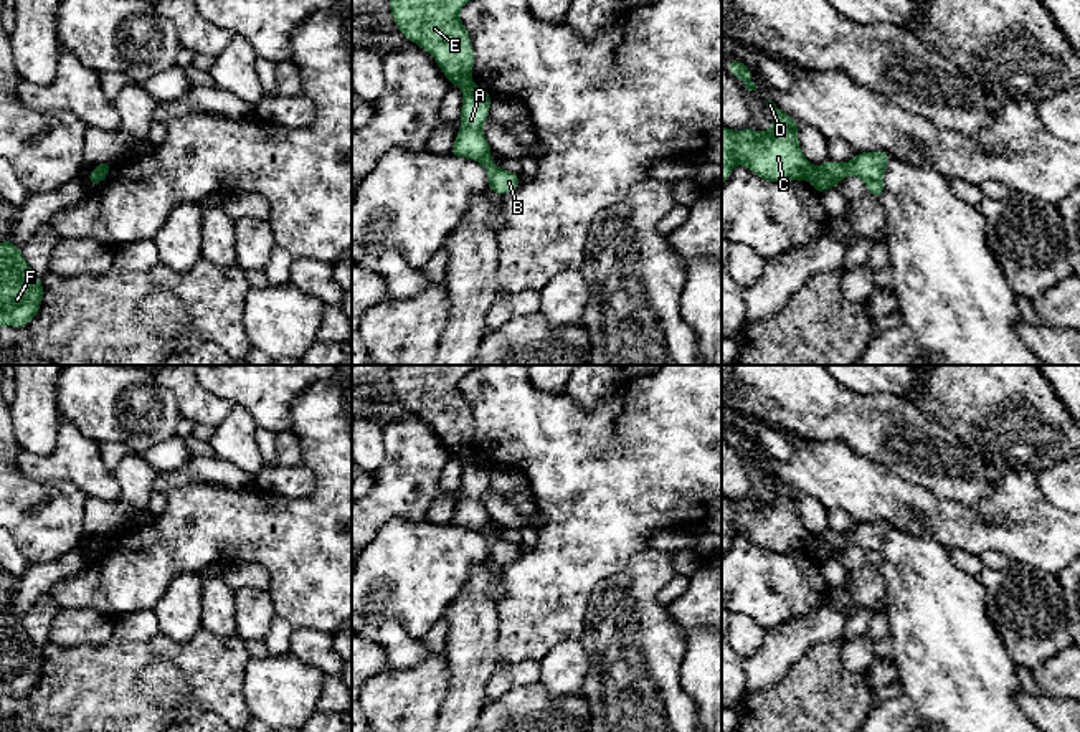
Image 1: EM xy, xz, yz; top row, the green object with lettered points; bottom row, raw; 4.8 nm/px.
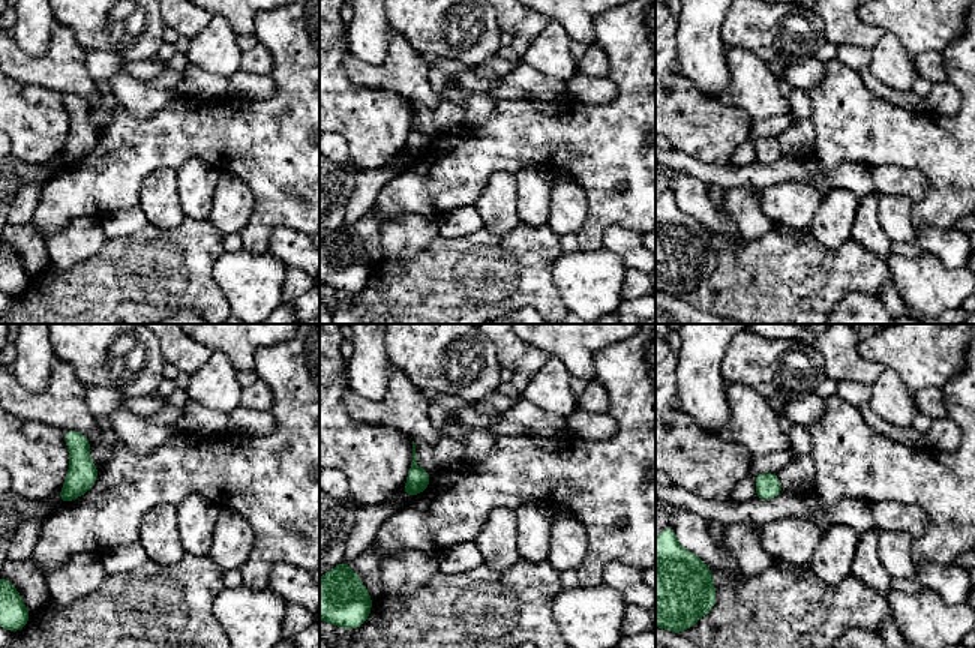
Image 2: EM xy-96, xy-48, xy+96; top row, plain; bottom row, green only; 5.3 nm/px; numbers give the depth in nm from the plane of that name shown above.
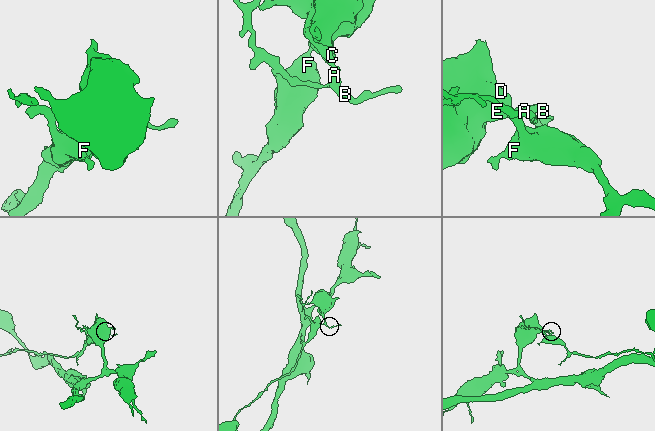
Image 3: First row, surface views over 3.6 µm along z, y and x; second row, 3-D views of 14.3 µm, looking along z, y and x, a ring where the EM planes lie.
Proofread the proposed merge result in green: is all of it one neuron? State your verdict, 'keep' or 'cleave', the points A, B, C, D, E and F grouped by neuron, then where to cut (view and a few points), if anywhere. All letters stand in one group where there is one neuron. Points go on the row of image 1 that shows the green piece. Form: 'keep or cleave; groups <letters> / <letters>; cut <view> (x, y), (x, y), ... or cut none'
cleave; groups A B F / C D E; cut yz (814, 169), (810, 179)

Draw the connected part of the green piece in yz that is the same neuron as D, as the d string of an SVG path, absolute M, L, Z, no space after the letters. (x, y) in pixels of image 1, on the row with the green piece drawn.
M768 101L766 107L774 116L770 131L730 131L722 126L722 185L735 164L753 170L766 182L811 180L814 167L801 152L799 124L773 101Z

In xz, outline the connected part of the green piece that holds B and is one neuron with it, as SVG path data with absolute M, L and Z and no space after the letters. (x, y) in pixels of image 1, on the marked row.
M476 84L462 88L461 119L462 127L457 131L452 149L454 157L467 157L484 165L489 177L489 192L509 193L519 187L519 173L499 169L490 159L490 145L482 134L482 124L489 119L492 96Z

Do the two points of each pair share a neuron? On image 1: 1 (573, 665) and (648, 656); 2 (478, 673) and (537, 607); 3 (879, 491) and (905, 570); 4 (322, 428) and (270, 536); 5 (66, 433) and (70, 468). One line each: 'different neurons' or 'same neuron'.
1: different neurons
2: different neurons
3: different neurons
4: same neuron
5: same neuron

